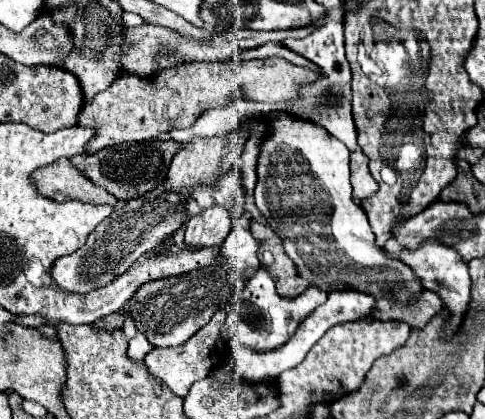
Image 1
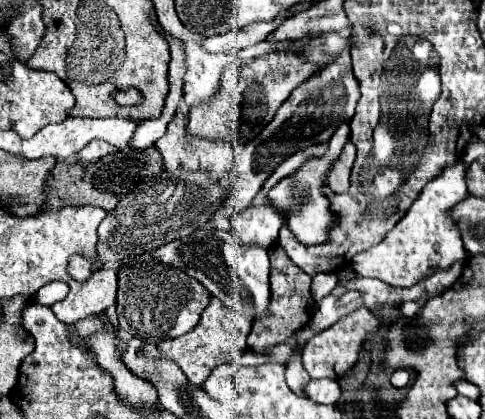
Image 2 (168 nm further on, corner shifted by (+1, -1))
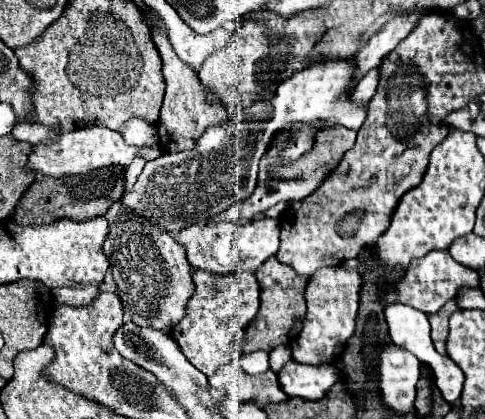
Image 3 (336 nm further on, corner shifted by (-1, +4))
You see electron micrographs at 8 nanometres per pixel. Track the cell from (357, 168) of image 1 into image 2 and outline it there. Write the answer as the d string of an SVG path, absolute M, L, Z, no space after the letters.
M346 142L340 158L334 162L332 170L328 172L328 182L326 186L332 192L344 192L350 186L350 170L356 160L356 146L352 142Z

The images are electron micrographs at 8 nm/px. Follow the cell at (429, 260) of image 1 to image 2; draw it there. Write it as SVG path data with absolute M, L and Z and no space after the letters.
M456 162L452 166L446 166L436 178L432 178L424 186L424 190L412 202L408 212L380 244L352 258L352 268L362 276L378 278L390 286L410 288L426 276L434 274L436 268L450 268L454 262L464 262L466 250L462 246L462 236L456 226L456 220L450 216L450 210L466 196L466 164Z

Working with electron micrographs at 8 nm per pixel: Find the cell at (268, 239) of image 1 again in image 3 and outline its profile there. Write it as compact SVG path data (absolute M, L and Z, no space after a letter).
M270 257L256 271L256 279L260 285L260 311L256 319L236 335L236 339L240 341L240 353L252 353L258 349L272 351L278 345L290 345L300 333L302 319L306 315L304 291L308 277L294 273L294 269L288 269L276 257Z

